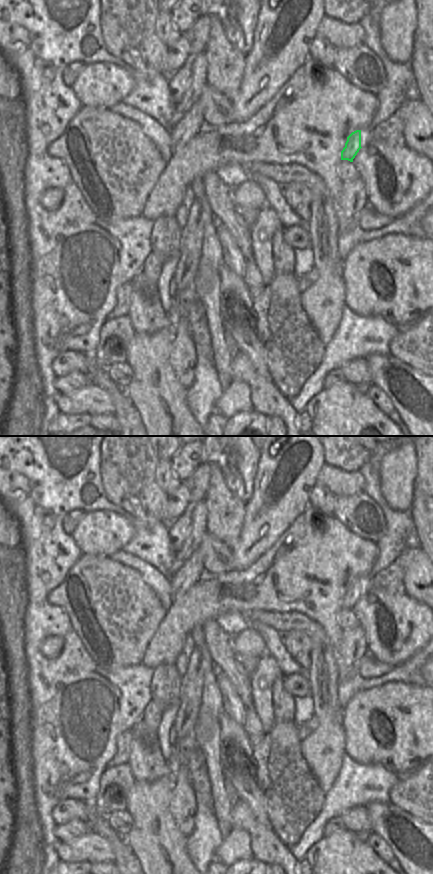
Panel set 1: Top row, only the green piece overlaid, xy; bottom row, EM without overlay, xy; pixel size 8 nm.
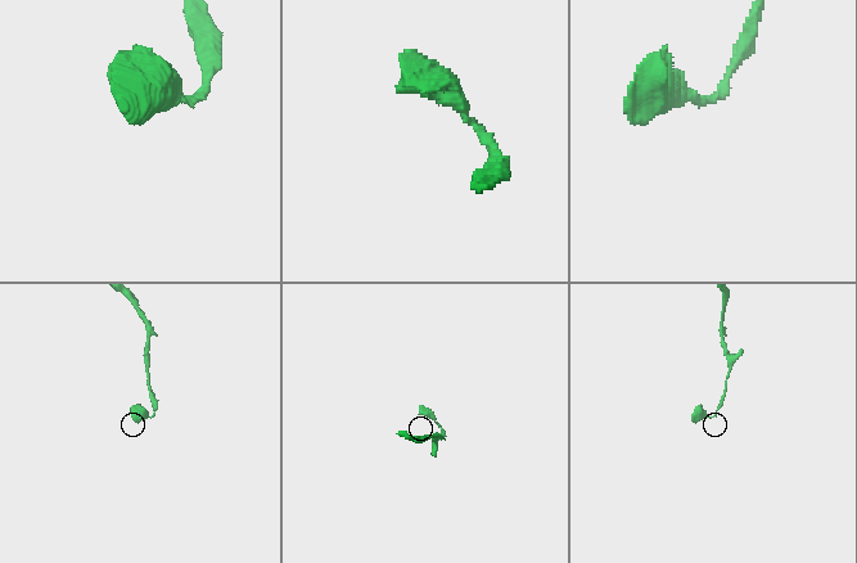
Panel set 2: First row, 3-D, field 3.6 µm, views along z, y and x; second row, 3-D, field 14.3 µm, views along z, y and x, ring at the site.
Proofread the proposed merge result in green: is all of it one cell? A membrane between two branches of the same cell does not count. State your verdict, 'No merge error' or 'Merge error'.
No merge error

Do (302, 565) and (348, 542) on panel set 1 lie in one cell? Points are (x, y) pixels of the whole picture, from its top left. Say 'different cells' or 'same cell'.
same cell

